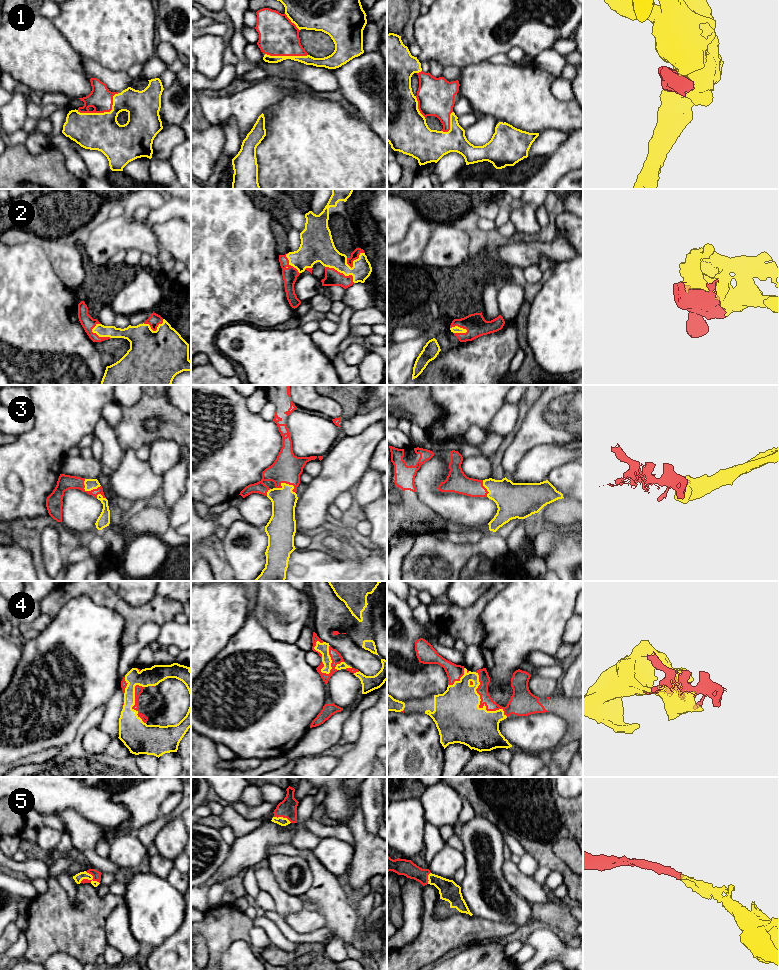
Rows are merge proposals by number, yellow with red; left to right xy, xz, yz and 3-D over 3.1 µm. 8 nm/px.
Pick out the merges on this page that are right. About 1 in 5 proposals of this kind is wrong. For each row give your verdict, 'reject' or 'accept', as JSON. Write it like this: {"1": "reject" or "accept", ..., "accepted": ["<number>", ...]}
{"1": "accept", "2": "accept", "3": "accept", "4": "accept", "5": "accept", "accepted": ["1", "2", "3", "4", "5"]}

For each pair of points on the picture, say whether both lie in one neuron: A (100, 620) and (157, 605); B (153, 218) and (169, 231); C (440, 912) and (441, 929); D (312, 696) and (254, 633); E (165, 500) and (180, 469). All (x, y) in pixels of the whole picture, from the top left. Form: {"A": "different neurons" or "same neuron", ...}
{"A": "different neurons", "B": "different neurons", "C": "different neurons", "D": "same neuron", "E": "same neuron"}

